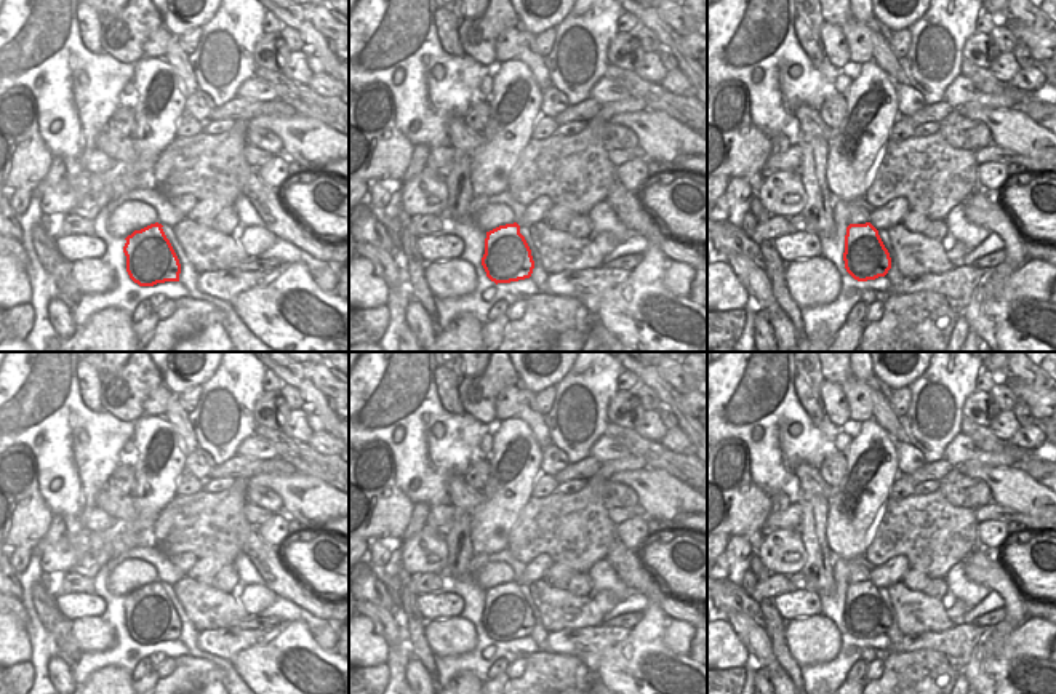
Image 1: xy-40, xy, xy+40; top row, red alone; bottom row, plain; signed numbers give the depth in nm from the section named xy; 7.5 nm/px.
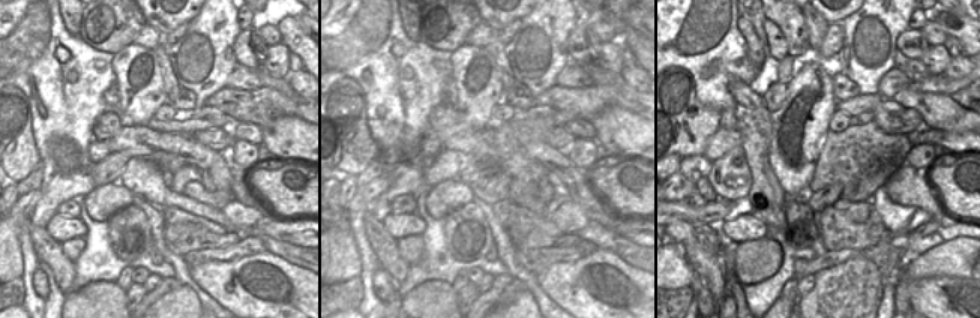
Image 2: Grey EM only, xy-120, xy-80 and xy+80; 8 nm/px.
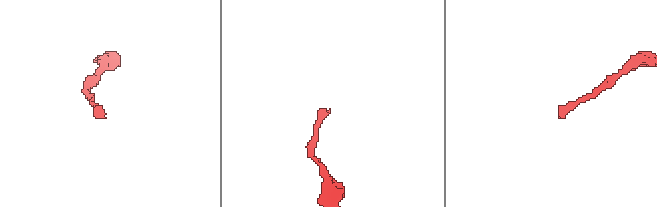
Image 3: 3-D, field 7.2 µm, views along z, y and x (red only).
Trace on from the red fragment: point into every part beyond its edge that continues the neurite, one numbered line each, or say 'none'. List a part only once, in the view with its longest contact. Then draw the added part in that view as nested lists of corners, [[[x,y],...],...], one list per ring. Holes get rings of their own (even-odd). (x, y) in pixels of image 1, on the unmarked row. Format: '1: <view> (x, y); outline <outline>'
1: xy-40 (172, 648); outline [[[165,640],[165,641],[157,641],[154,644],[138,643],[138,652],[134,657],[142,659],[149,657],[154,652],[163,652],[166,657],[173,659],[190,654],[189,649],[179,640]]]

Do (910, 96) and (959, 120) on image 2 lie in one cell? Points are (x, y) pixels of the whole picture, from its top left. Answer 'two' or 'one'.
one

